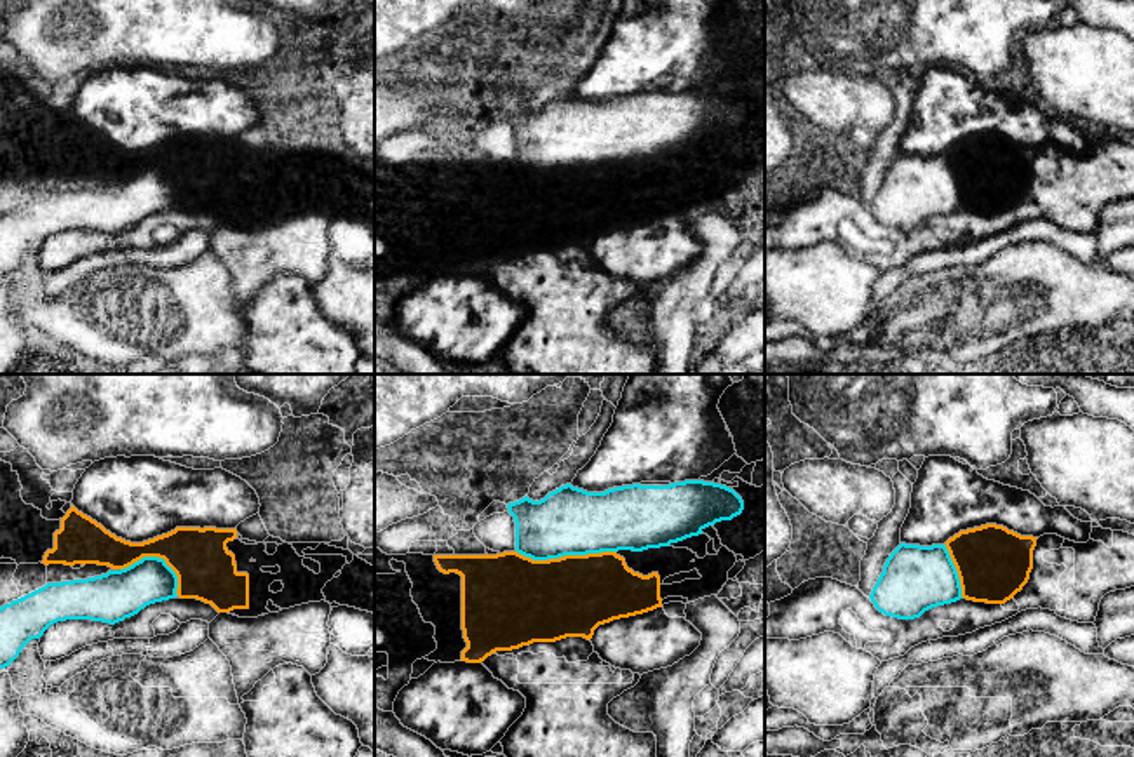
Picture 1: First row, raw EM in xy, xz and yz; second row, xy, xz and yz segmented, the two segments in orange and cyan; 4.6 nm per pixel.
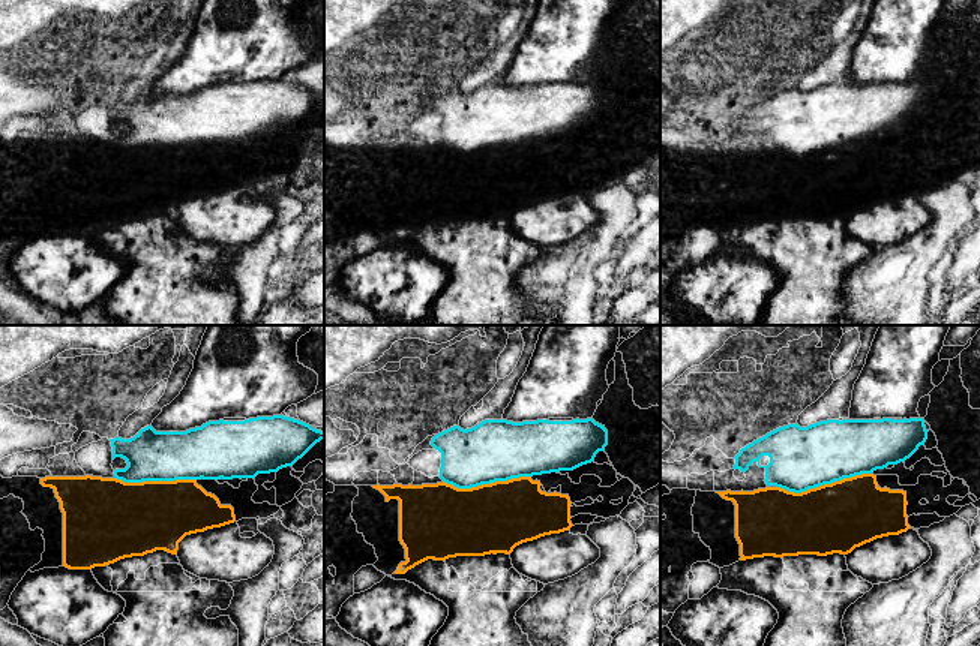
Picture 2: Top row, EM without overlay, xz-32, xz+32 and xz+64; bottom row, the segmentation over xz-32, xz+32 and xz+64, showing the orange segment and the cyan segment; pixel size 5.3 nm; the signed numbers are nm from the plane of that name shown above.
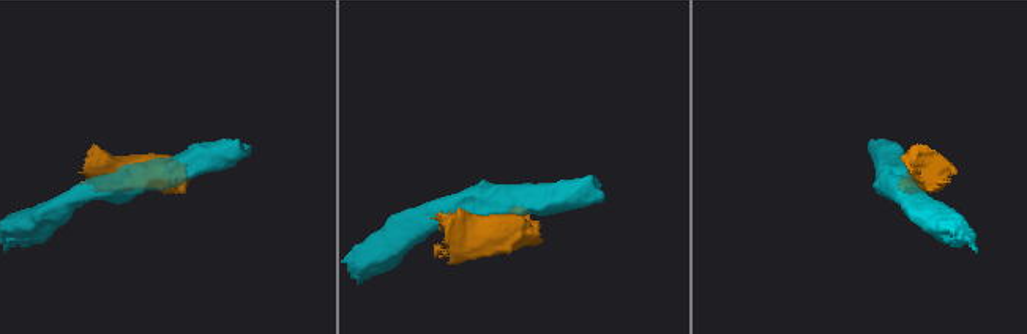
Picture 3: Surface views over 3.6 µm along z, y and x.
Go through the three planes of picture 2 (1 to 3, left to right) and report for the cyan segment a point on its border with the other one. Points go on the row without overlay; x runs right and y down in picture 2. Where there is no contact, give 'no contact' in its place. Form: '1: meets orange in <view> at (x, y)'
1: meets orange in xz-32 at (155, 146)
2: meets orange in xz+32 at (486, 149)
3: meets orange in xz+64 at (824, 149)

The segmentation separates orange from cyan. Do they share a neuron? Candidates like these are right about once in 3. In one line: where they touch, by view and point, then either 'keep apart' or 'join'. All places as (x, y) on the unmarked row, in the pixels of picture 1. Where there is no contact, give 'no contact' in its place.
xz (566, 166) | keep apart

